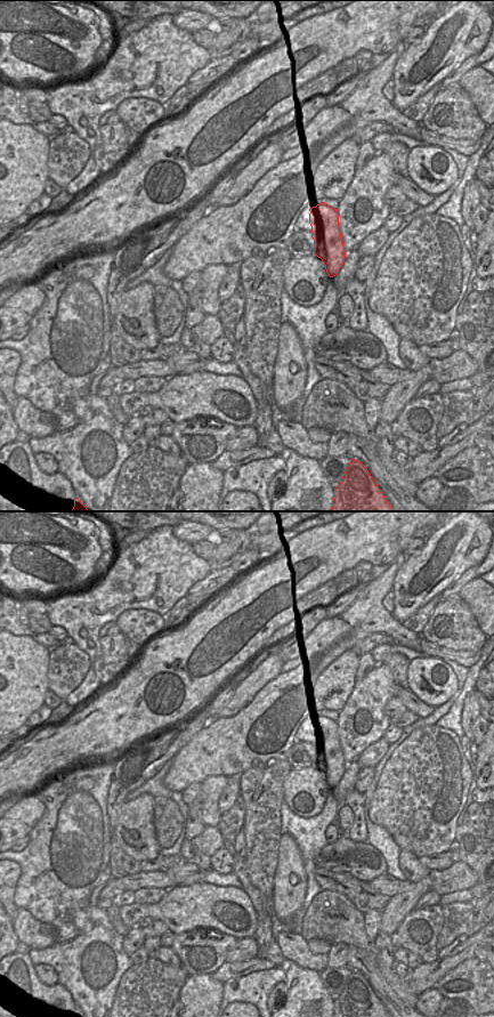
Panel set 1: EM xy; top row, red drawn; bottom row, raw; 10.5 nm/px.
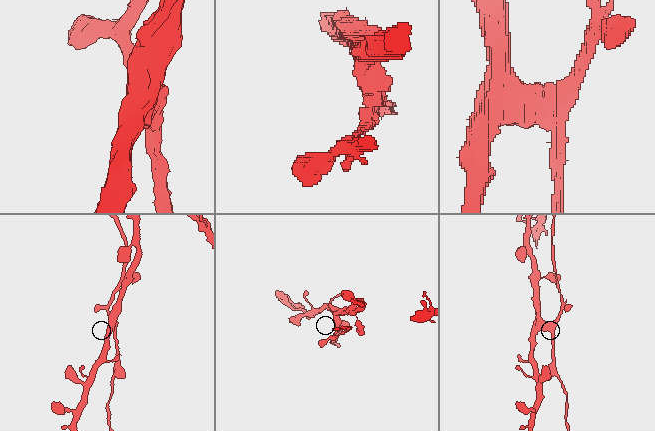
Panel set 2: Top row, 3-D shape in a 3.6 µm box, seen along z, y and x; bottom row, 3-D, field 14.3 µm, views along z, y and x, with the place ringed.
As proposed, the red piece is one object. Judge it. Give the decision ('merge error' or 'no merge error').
merge error

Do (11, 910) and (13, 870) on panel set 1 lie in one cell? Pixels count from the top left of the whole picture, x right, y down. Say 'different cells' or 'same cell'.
same cell

